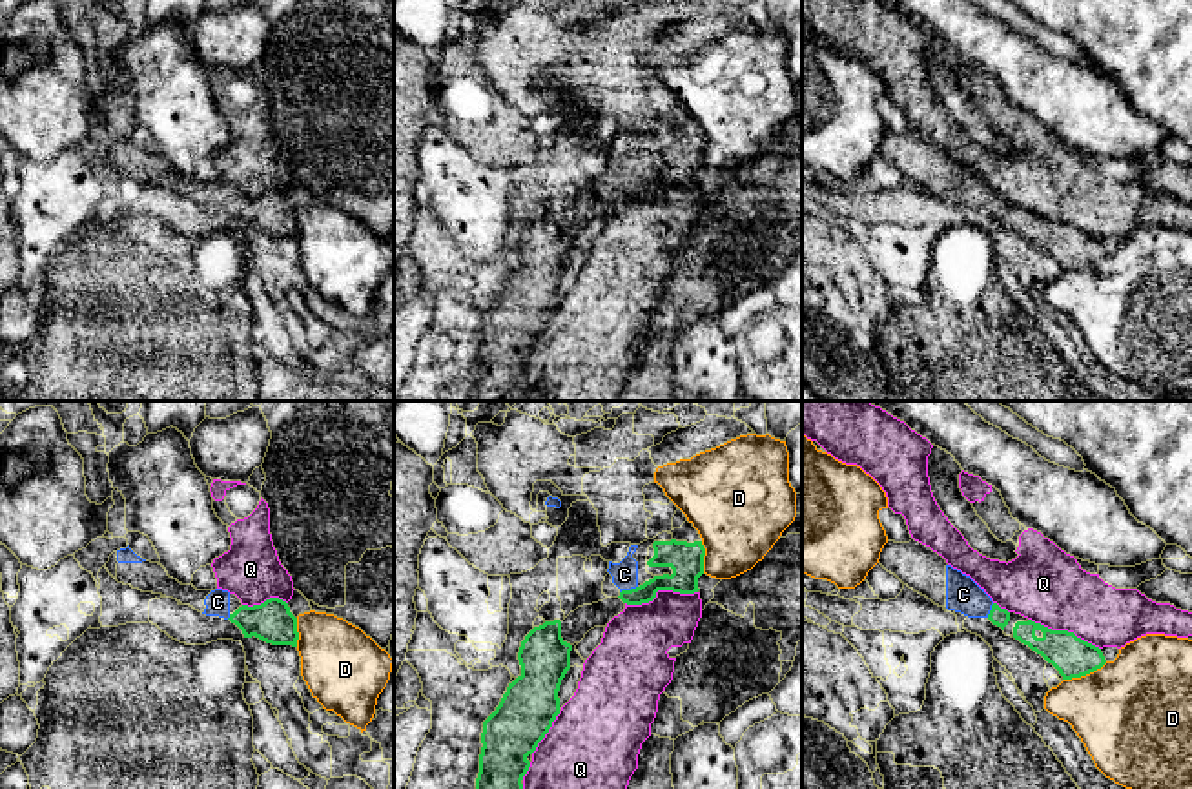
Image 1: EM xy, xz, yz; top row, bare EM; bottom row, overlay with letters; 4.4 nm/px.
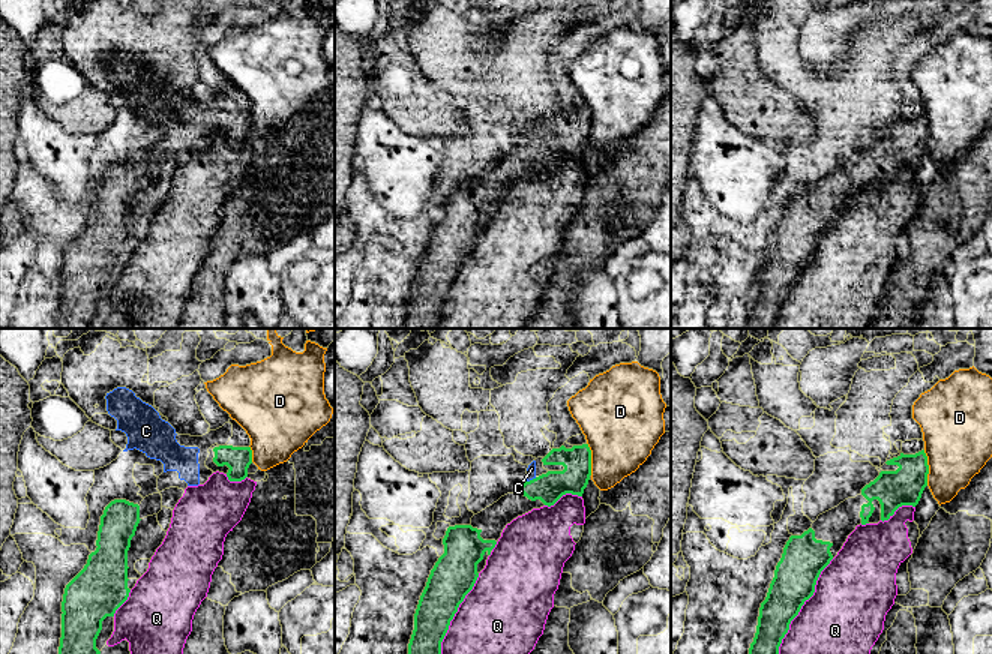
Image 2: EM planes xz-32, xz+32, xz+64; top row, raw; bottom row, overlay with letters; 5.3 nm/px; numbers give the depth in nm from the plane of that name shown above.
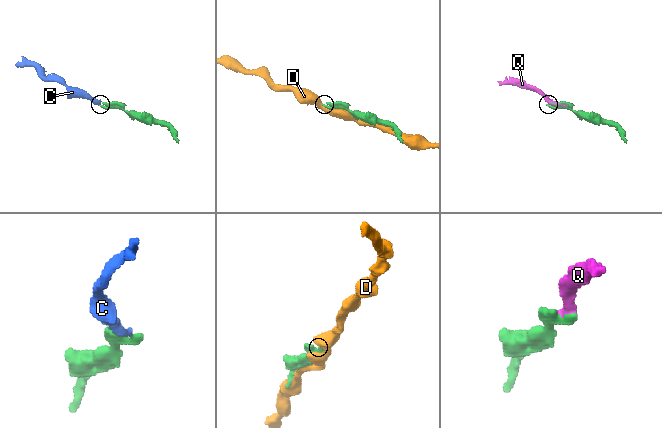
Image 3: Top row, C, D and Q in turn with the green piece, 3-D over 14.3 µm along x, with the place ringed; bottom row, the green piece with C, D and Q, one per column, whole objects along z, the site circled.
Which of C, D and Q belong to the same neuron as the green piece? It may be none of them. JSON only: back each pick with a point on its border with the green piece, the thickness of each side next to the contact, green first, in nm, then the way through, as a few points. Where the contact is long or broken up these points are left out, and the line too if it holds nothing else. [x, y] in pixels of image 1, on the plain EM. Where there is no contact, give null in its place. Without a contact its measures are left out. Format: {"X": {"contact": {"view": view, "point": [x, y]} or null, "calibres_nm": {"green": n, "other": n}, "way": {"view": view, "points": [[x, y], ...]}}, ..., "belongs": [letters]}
{"C": {"contact": {"view": "xz", "point": [627, 183]}, "calibres_nm": {"green": 120, "other": 110}, "way": {"view": "xz", "points": [[682, 172], [627, 183], [624, 166]]}}, "belongs": ["C"]}

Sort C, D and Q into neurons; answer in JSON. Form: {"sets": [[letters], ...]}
{"sets": [["C"], ["D"], ["Q"]]}

